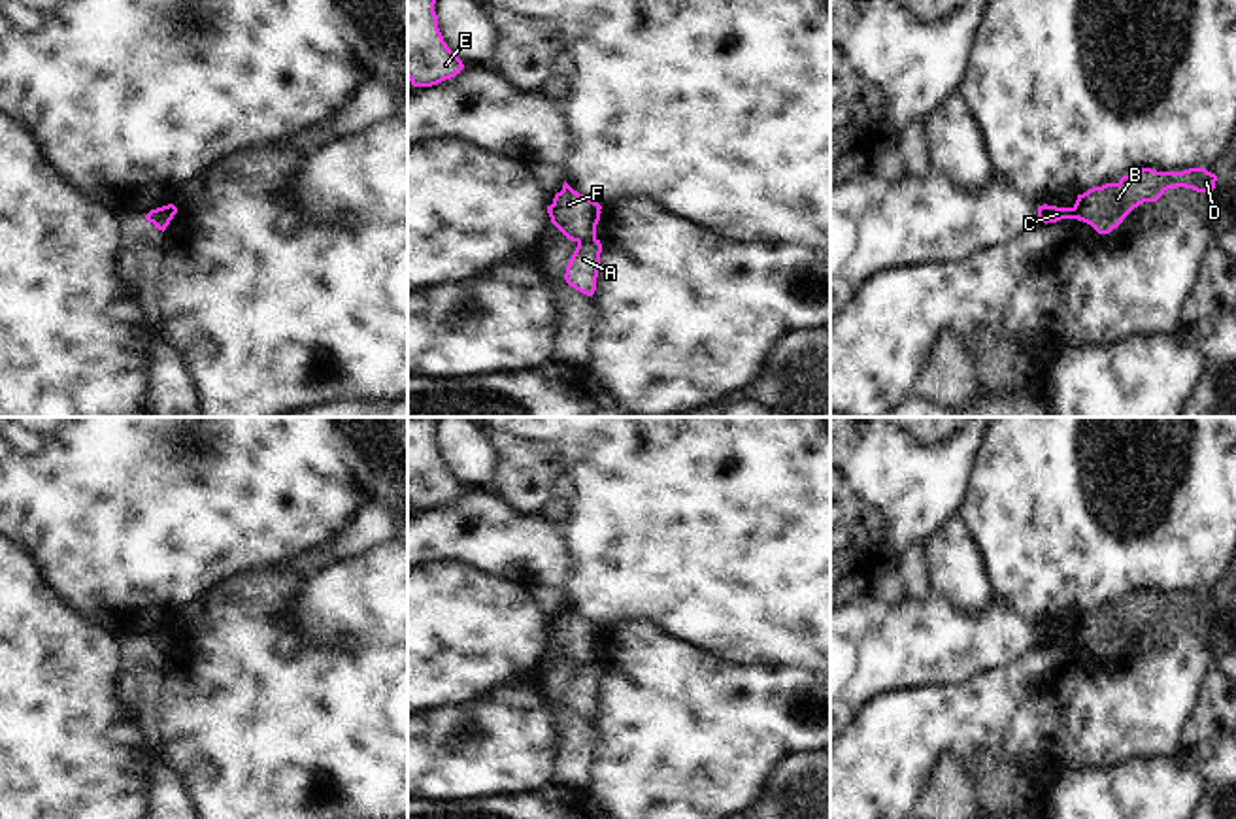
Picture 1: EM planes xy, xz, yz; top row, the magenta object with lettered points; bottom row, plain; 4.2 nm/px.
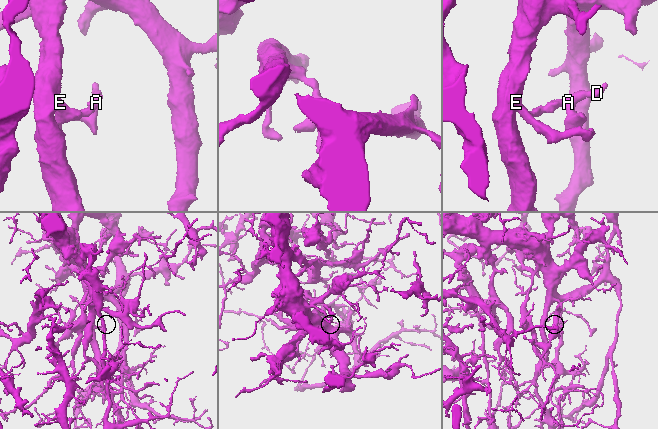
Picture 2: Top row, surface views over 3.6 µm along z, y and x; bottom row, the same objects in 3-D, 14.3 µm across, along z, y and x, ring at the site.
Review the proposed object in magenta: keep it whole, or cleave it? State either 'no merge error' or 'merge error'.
merge error

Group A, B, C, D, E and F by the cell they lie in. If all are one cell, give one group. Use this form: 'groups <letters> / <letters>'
groups A B D / C E F

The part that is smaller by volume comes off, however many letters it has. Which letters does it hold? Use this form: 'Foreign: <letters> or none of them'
Foreign: A, B, D

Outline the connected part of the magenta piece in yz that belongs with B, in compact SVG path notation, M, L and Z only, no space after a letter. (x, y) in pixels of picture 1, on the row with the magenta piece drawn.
M1151 168L1123 176L1117 183L1093 187L1077 194L1074 217L1091 225L1098 234L1110 234L1123 219L1144 202L1157 202L1168 189L1193 189L1211 192L1217 176L1206 168L1183 172L1157 172Z

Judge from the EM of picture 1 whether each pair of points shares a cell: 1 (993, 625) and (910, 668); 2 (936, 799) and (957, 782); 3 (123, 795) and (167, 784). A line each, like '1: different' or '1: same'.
1: same
2: same
3: different

